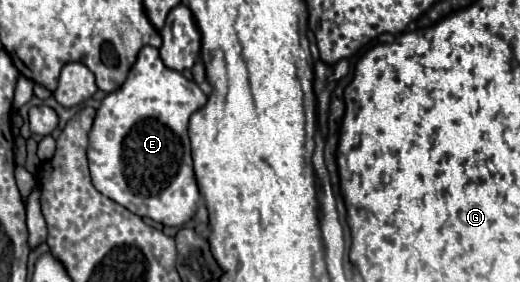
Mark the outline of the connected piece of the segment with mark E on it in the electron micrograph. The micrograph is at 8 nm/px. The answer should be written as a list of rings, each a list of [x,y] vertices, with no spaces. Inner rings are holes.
[[[143,46],[127,80],[103,98],[95,114],[87,148],[93,186],[133,214],[149,216],[165,226],[187,224],[199,200],[187,122],[203,102],[207,96],[193,80],[163,66],[157,48]]]

